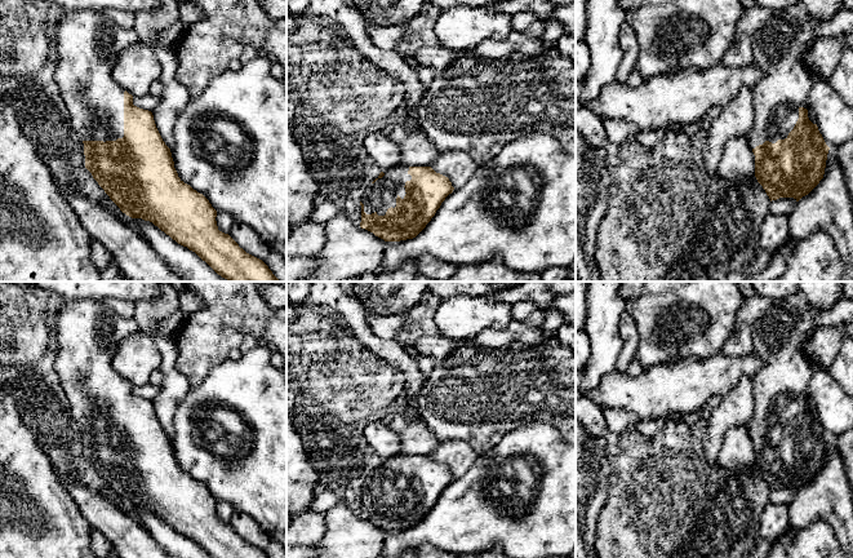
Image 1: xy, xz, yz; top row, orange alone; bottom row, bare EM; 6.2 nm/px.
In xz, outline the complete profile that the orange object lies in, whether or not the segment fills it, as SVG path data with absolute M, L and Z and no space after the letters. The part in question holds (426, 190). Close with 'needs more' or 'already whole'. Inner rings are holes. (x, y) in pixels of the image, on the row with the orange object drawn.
M397 165L381 172L360 200L360 227L385 242L416 238L454 187L431 167Z; needs more

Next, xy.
M62 10L57 25L58 62L54 79L70 111L71 127L84 143L85 168L123 213L152 222L178 244L187 247L228 282L280 282L259 258L246 253L228 235L218 230L217 211L209 200L185 183L174 168L170 149L163 141L154 115L133 105L133 96L120 87L111 72L119 53L139 43L134 28L121 28L101 10Z; needs more

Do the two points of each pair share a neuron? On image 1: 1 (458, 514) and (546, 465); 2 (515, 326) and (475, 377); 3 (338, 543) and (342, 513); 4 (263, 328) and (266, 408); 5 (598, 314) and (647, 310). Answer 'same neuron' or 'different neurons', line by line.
1: same neuron
2: different neurons
3: same neuron
4: different neurons
5: different neurons

